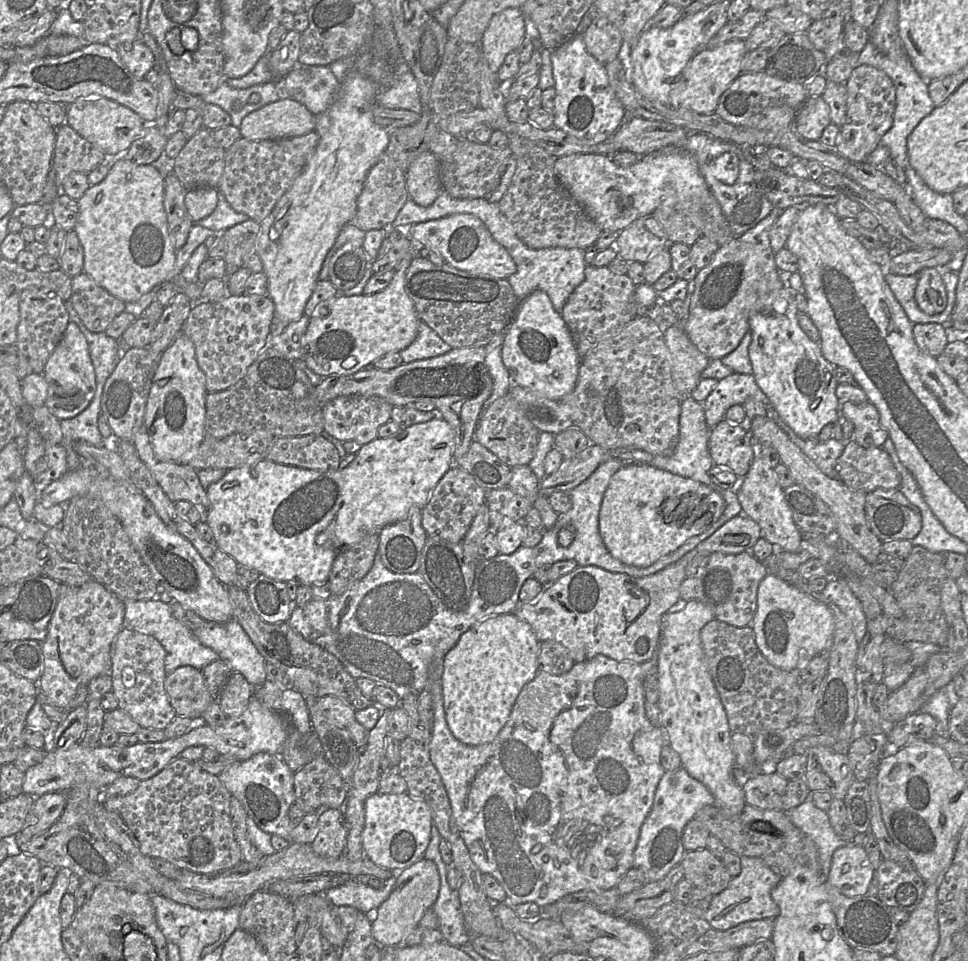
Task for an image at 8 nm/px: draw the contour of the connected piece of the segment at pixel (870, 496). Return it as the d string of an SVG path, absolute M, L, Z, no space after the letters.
M878 488L866 493L866 519L882 541L912 540L922 528L922 516L898 489Z

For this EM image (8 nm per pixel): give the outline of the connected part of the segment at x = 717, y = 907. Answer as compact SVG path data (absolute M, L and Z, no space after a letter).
M740 857L741 872L733 877L727 888L713 896L703 919L717 930L728 930L743 922L764 918L775 919L780 912L779 906L771 897L771 892L782 877L774 873L760 858Z

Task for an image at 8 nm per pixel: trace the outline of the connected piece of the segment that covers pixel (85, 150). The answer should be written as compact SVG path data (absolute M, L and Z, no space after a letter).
M67 122L57 128L52 168L59 187L70 173L88 174L107 160L109 157L100 148L83 138Z

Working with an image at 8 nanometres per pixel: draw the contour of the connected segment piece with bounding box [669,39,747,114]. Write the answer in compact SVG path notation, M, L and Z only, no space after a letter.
M742 39L699 50L687 64L682 77L672 86L669 104L673 108L686 108L700 114L714 113L722 93L742 73L741 63L746 53Z

